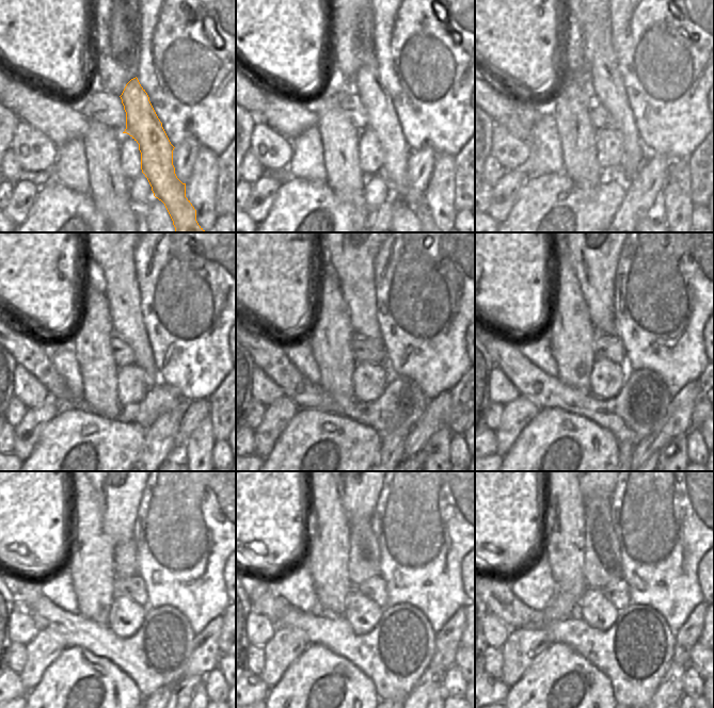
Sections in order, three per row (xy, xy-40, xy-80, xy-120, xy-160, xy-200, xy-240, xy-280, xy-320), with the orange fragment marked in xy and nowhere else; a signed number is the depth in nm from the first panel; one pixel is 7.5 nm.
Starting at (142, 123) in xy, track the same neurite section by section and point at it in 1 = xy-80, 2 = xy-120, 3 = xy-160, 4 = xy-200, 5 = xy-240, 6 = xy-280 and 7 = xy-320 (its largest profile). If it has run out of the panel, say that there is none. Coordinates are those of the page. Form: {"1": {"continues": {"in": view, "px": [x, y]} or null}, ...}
{"1": {"continues": {"in": "xy-80", "px": [593, 15]}}, "2": {"continues": {"in": "xy-120", "px": [114, 254]}}, "3": {"continues": {"in": "xy-160", "px": [352, 254]}}, "4": {"continues": {"in": "xy-200", "px": [593, 254]}}, "5": {"continues": {"in": "xy-240", "px": [120, 493]}}, "6": {"continues": {"in": "xy-280", "px": [359, 493]}}, "7": {"continues": {"in": "xy-320", "px": [605, 493]}}}

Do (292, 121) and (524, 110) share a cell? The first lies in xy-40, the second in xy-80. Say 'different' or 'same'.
same

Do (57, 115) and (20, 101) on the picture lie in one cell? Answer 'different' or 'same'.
same

